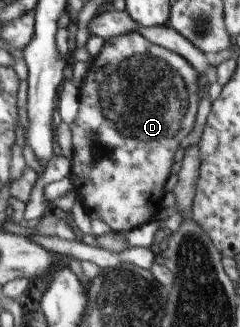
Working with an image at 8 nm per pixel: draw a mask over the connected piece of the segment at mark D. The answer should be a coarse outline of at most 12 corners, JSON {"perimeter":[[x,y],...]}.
{"perimeter":[[105,40],[70,124],[71,183],[113,232],[157,219],[199,73]]}

